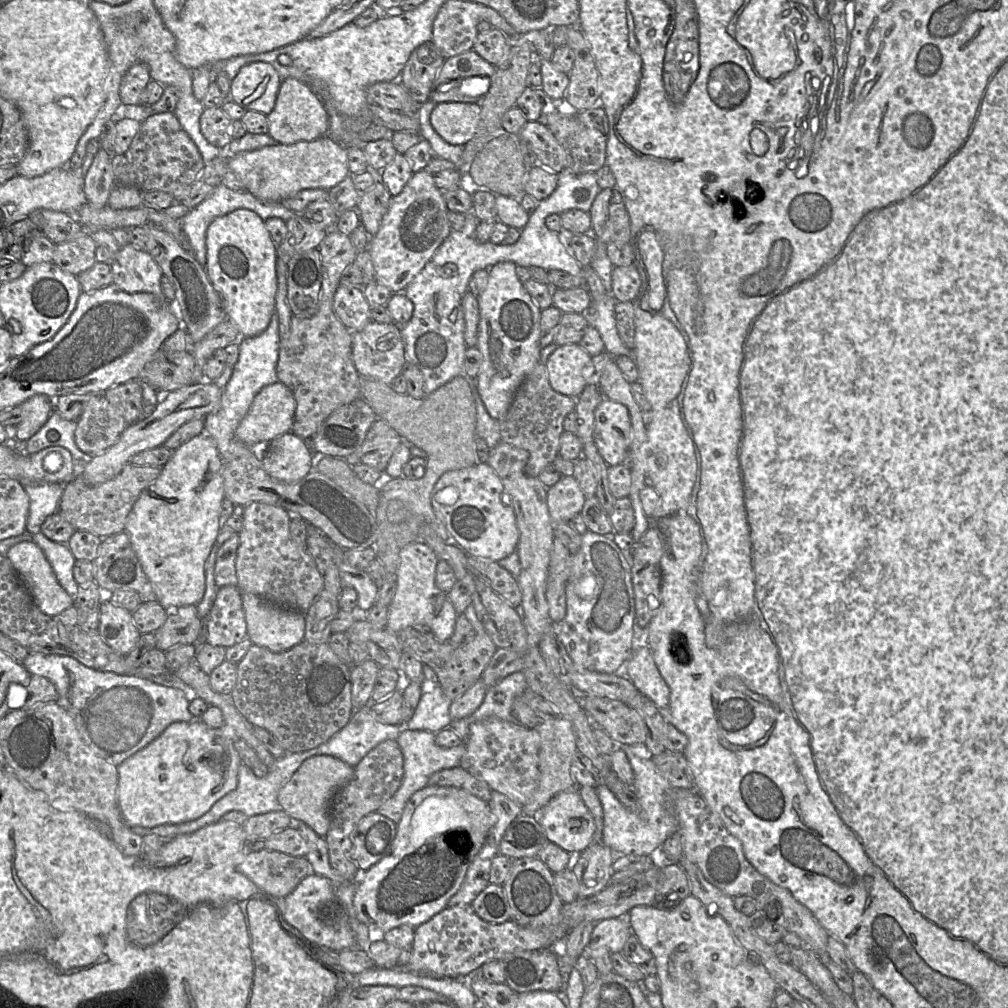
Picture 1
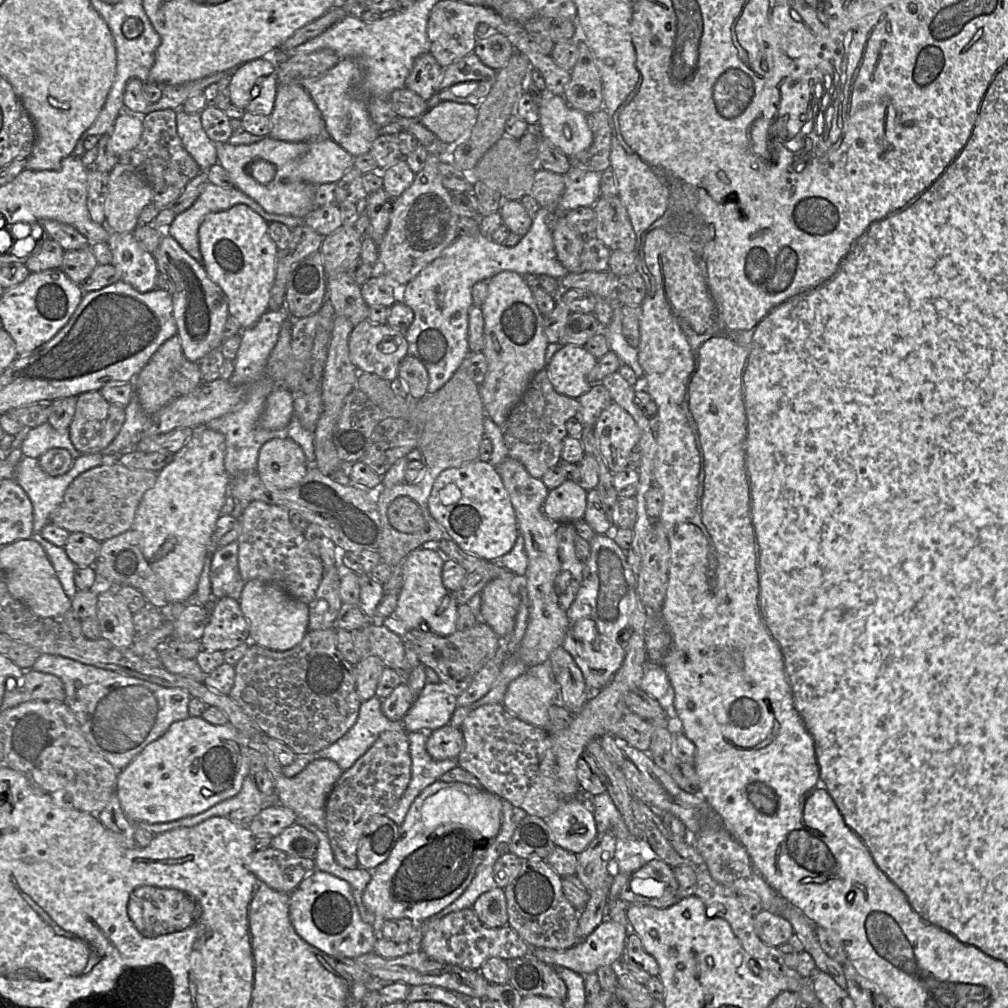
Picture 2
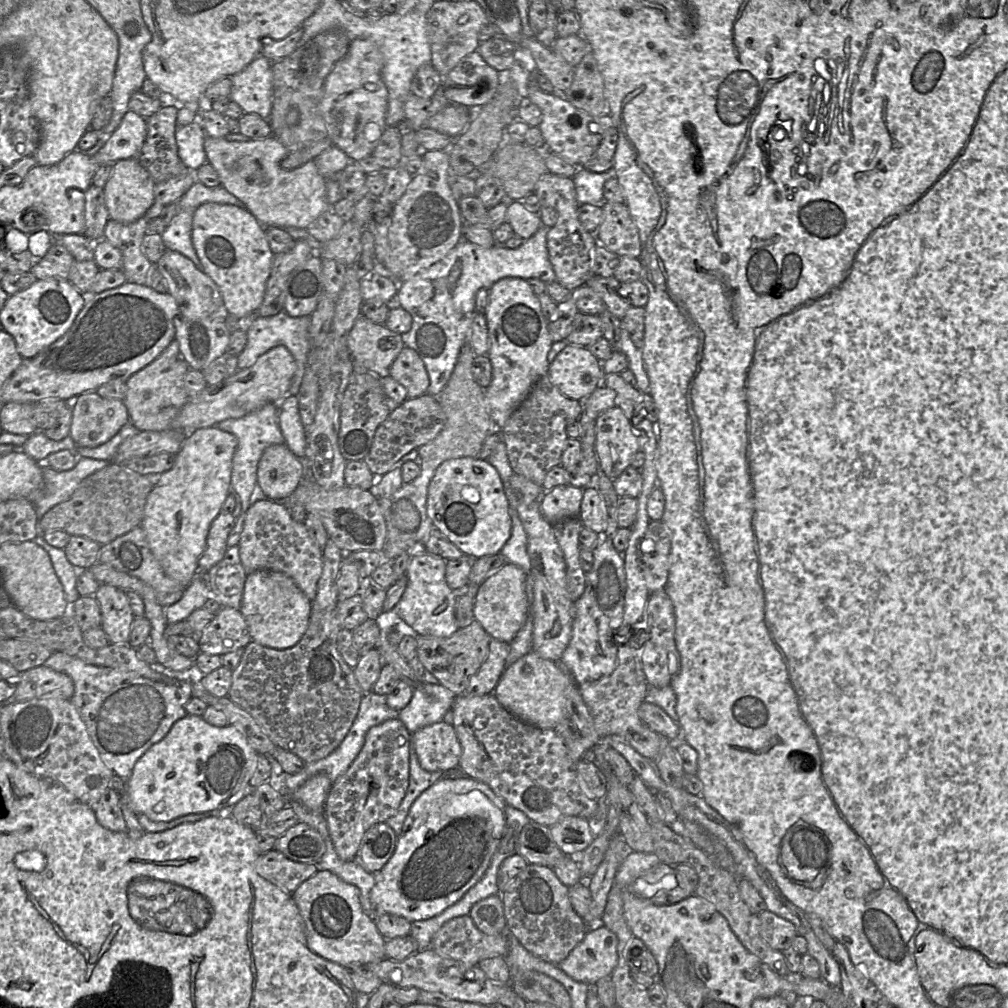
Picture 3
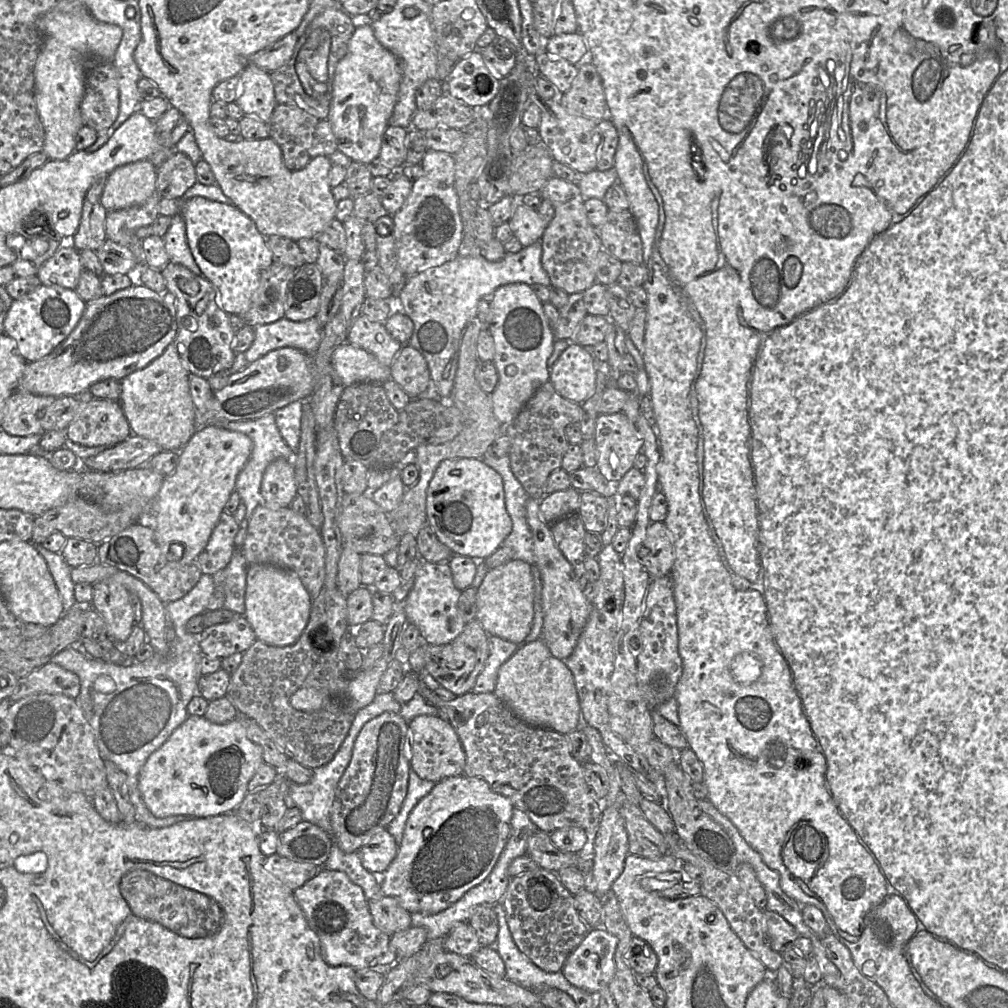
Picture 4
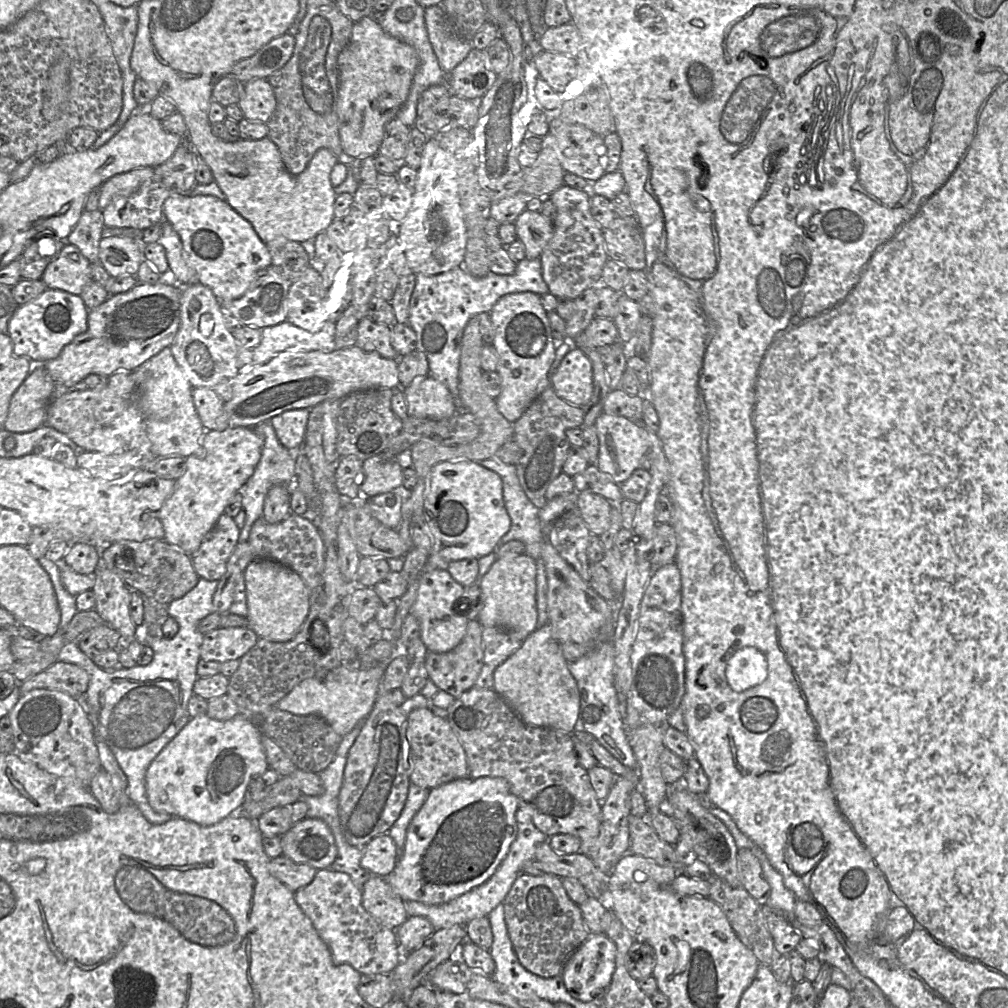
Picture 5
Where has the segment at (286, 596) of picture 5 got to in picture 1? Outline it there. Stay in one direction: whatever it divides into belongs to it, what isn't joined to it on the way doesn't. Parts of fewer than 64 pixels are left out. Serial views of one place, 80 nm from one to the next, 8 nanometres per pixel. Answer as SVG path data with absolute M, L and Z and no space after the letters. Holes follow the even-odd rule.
M242 593L247 637L258 646L272 652L283 652L304 641L305 614L270 604L251 593Z

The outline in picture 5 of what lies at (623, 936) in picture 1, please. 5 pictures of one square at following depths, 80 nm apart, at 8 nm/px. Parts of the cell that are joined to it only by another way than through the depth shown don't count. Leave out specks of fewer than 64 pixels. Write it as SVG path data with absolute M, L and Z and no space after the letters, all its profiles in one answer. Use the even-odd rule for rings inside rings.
M590 934L567 960L561 976L569 994L583 1002L603 1002L616 968L616 945L605 934Z

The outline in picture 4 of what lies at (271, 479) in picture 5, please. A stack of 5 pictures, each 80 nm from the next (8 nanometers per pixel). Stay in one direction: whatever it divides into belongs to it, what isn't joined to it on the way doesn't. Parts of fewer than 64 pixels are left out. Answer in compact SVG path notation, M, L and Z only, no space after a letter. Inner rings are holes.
M268 413L260 418L253 420L228 421L217 424L230 431L237 431L246 434L253 442L253 448L243 469L237 476L235 483L235 491L240 496L241 501L245 504L246 512L244 519L239 523L239 530L235 536L234 544L236 548L241 549L246 537L248 523L254 509L262 504L262 496L260 492L263 474L267 466L277 458L285 458L294 466L295 453L283 440L275 423L274 413Z

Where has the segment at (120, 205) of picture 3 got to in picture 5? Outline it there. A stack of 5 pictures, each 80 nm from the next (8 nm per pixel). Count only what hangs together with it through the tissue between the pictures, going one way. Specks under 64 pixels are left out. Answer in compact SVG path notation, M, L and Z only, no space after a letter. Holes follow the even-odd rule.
M140 167L110 177L101 185L99 208L105 209L116 196L129 196L155 174L153 167Z

